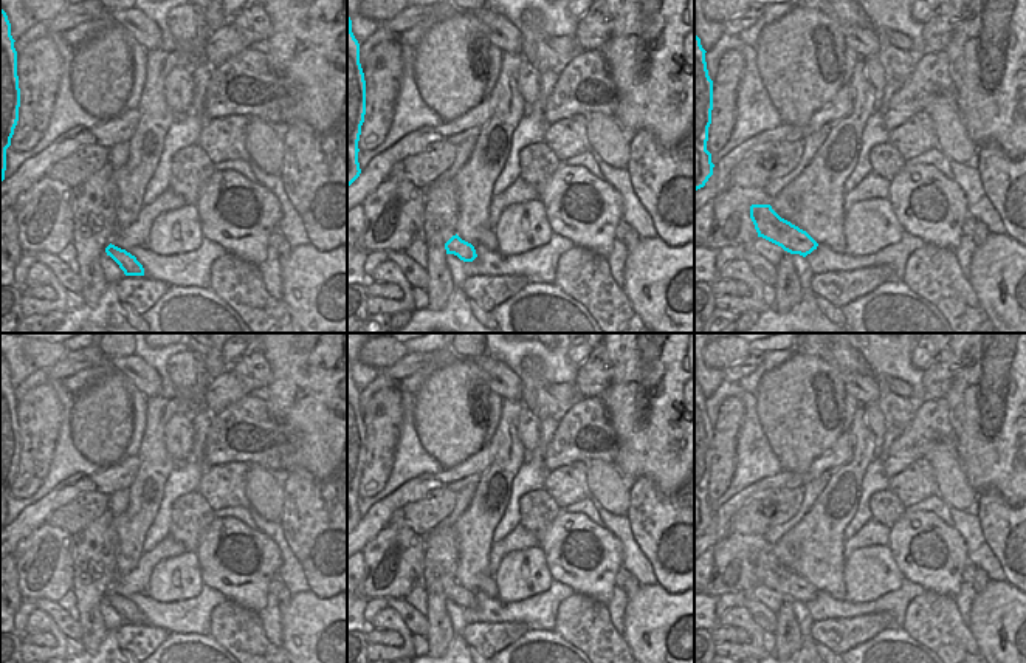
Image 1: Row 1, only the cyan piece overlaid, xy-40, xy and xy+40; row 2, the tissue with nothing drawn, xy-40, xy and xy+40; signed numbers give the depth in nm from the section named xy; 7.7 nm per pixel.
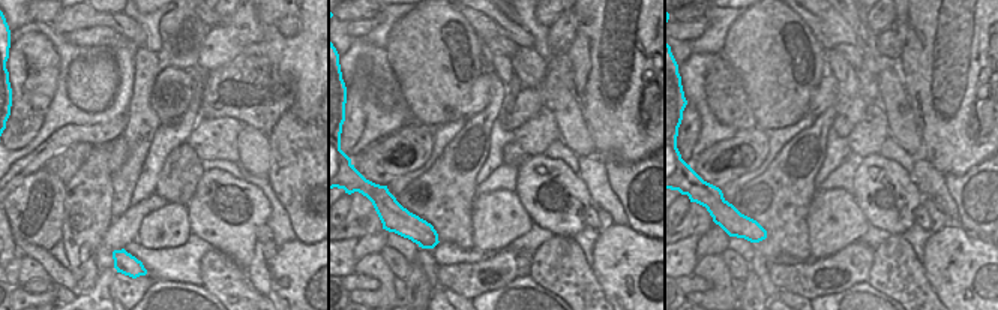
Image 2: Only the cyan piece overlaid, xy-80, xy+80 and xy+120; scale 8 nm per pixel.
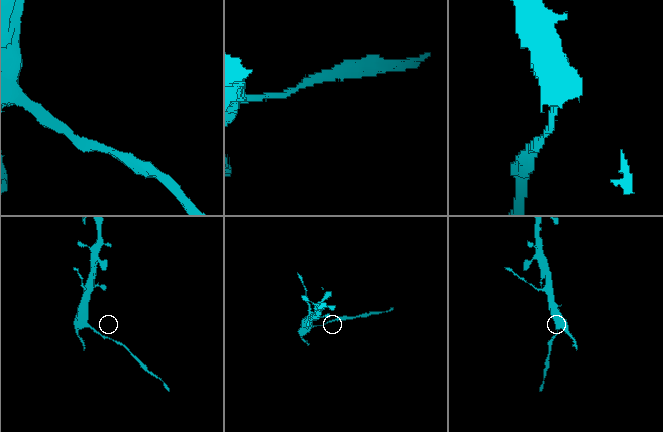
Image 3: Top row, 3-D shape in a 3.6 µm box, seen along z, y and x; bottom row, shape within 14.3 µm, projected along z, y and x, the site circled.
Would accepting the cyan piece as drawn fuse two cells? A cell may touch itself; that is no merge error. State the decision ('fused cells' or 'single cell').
fused cells

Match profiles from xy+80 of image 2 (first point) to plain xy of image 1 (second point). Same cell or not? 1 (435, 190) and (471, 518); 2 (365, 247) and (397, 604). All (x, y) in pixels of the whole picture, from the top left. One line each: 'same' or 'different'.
1: same
2: different

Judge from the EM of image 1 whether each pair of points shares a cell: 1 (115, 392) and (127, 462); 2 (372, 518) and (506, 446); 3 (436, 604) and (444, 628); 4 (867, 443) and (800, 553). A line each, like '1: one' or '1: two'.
1: two
2: two
3: one
4: one

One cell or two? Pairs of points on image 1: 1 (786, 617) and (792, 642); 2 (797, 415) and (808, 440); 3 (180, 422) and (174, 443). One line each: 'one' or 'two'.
1: one
2: one
3: one

